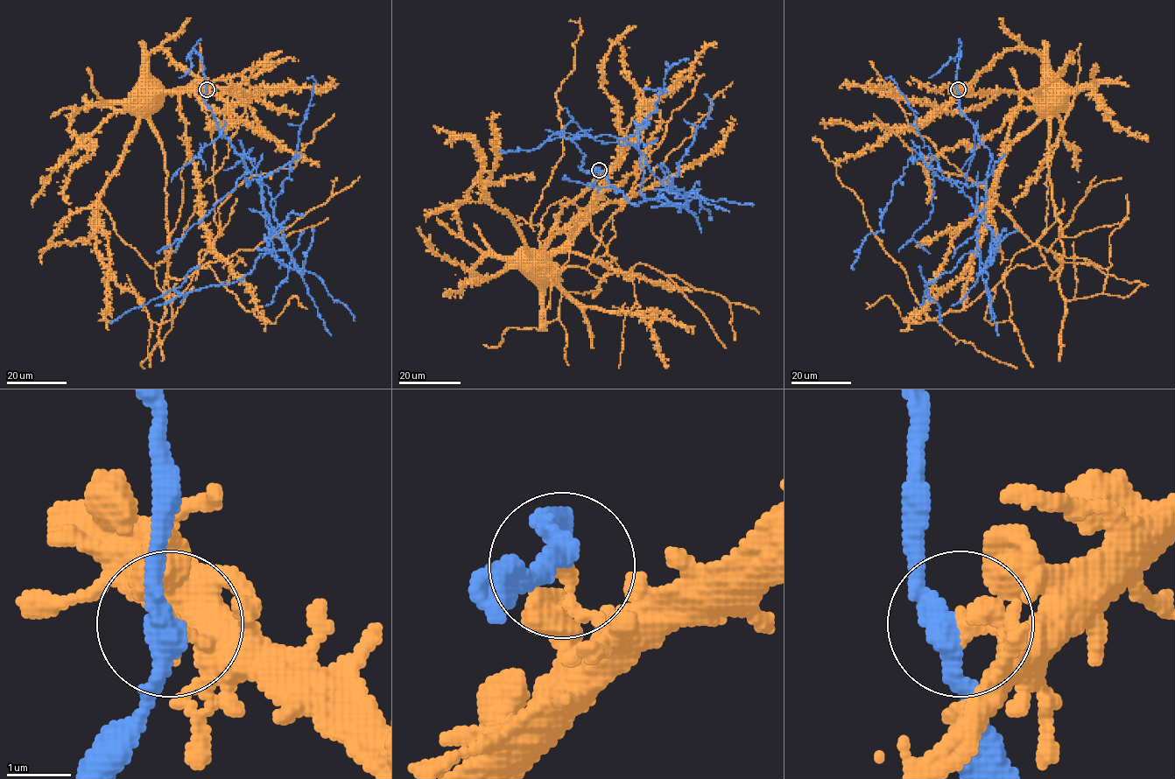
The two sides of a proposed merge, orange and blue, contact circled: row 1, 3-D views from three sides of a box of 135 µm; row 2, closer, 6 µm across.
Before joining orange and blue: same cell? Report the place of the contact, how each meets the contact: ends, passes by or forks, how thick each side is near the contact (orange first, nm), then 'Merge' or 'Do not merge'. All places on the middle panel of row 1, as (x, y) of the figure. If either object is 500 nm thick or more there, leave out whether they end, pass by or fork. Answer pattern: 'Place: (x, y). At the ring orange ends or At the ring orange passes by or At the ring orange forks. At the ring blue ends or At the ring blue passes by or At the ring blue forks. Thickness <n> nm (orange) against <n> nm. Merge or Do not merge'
Place: (599, 170). At the ring orange ends. At the ring blue passes by. Thickness 240 nm (orange) against 320 nm. Do not merge

